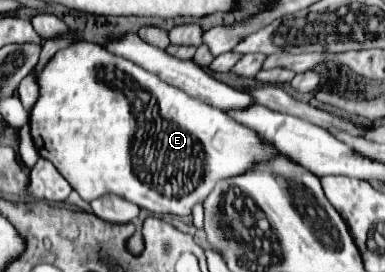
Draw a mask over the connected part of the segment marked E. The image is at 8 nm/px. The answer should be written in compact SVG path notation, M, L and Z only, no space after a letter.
M73 42L59 50L43 72L37 74L37 82L41 96L29 120L33 142L41 158L53 162L85 202L115 194L155 214L187 216L191 206L205 200L219 180L245 174L279 154L273 144L233 120L227 112L191 98L183 90L169 86L159 76L127 58L111 54L99 44Z

